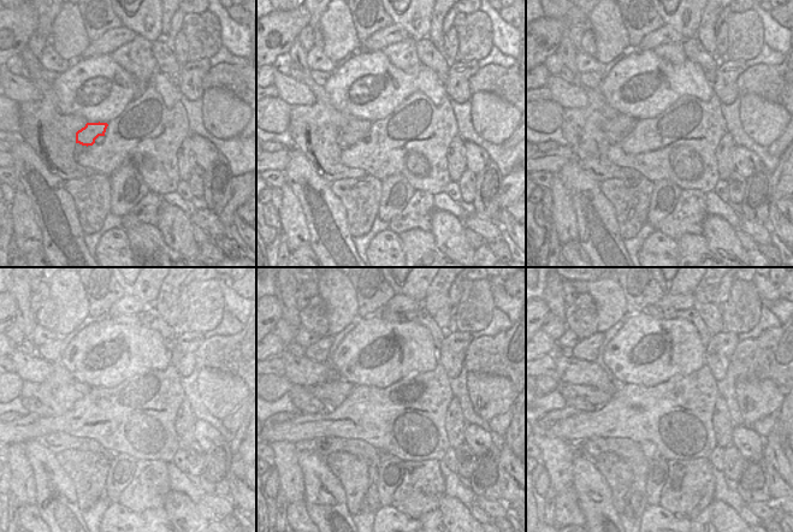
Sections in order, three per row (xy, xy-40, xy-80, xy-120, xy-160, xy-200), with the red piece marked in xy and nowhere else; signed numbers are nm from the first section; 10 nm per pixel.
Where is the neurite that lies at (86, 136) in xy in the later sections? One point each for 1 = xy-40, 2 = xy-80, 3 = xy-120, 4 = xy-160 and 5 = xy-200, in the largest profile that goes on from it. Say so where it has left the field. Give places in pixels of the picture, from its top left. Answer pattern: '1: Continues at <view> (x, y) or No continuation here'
1: Continues at xy-40 (357, 129)
2: Continues at xy-80 (616, 129)
3: Continues at xy-120 (66, 395)
4: Continues at xy-160 (331, 394)
5: Continues at xy-200 (597, 397)

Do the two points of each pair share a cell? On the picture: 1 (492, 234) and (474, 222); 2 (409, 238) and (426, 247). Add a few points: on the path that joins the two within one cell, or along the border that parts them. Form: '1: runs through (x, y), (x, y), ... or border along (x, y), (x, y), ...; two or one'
1: runs through (487, 229), (479, 226); one
2: runs through (413, 241), (419, 247), (422, 247); one

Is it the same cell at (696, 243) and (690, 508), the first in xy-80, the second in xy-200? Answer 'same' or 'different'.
different

